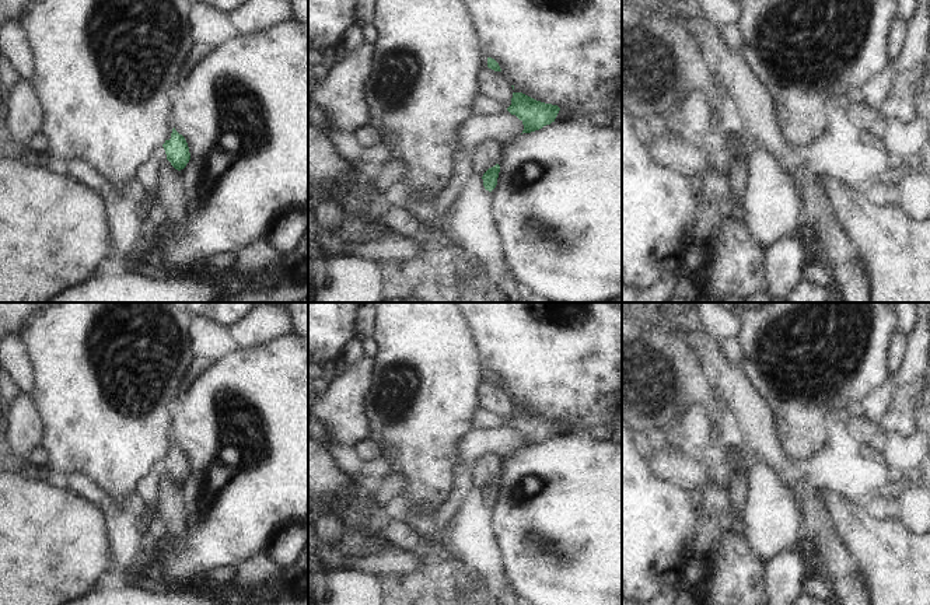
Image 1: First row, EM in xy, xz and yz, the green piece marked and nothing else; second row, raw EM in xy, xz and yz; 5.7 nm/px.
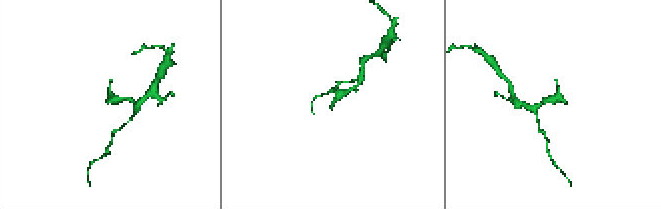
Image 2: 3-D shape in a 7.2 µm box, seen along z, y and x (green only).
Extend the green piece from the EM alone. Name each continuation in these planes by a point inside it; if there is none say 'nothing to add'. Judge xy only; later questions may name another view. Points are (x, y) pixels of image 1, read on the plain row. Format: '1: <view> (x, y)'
nothing to add

